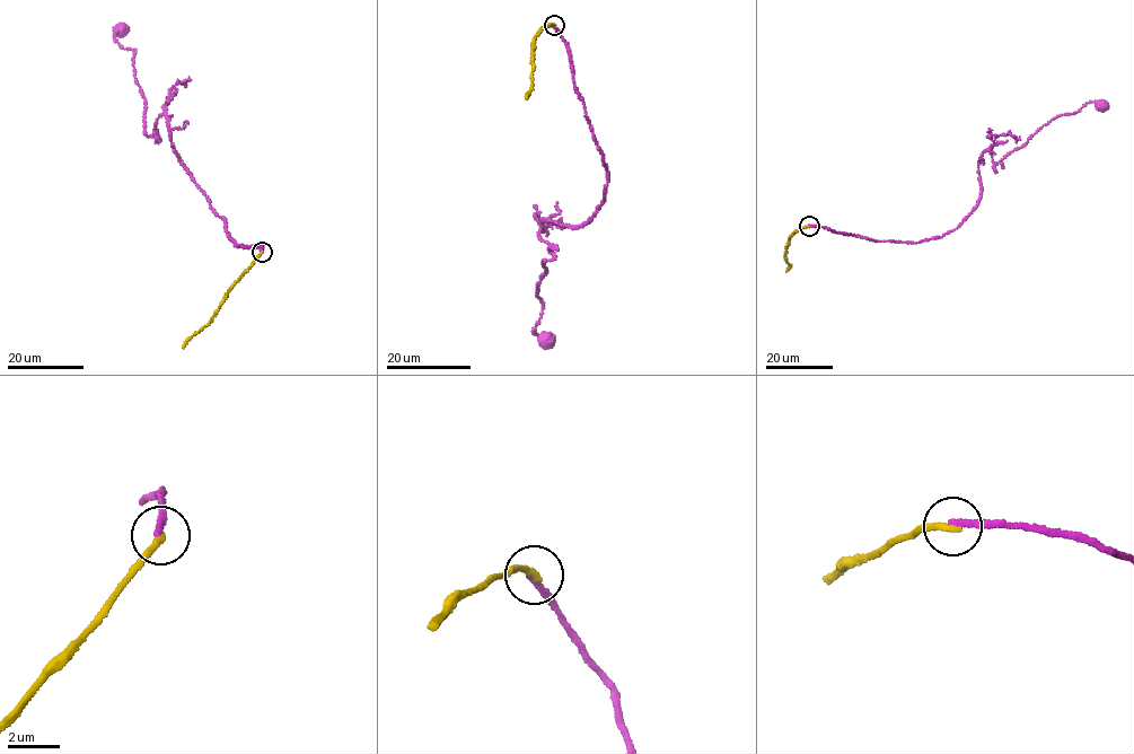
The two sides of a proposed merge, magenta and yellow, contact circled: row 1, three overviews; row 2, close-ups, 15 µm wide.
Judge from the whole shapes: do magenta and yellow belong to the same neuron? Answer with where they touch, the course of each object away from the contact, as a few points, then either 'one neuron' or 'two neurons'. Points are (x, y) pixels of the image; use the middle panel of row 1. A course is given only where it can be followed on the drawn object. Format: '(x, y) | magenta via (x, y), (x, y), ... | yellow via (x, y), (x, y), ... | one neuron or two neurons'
(554, 25) | magenta via (554, 25), (607, 185), (589, 221), (543, 221), (539, 237), (556, 247), (537, 288), (534, 332), (546, 340) | yellow via (554, 25), (542, 28), (534, 40), (534, 68), (526, 98) | two neurons

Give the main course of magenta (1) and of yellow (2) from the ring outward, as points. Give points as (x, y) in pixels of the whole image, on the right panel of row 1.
1: (809, 226), (877, 240), (944, 236), (977, 204), (984, 152), (992, 148), (995, 172), (1057, 116), (1101, 105)
2: (809, 226), (797, 229), (789, 238), (784, 256), (790, 265), (785, 272)

